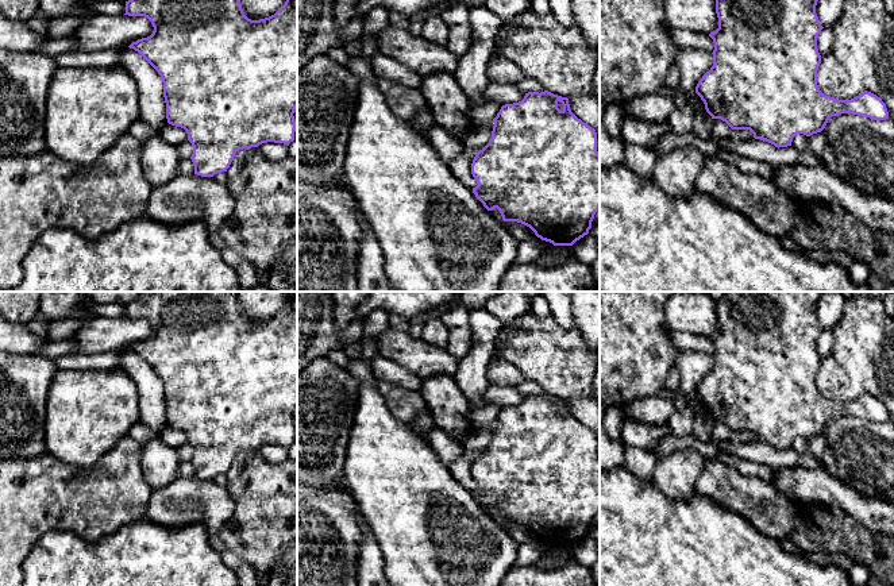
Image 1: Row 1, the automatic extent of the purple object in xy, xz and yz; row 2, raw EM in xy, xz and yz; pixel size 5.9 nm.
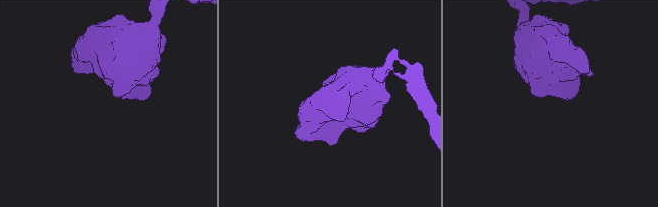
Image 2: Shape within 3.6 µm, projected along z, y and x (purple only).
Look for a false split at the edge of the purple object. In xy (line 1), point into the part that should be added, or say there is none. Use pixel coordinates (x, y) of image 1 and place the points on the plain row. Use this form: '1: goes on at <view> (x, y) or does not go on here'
1: does not go on here

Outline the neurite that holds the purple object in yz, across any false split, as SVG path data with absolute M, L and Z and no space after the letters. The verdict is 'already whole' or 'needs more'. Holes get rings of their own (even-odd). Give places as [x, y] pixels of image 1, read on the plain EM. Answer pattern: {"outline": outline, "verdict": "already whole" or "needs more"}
{"outline": "M725 292L716 300L718 331L709 336L713 342L713 369L695 389L712 421L721 421L732 432L750 432L755 442L775 450L791 448L797 436L810 439L821 435L832 419L852 416L874 423L889 421L886 406L876 397L864 393L851 402L837 402L824 397L817 388L821 358L817 340L824 331L816 316L821 292Z", "verdict": "already whole"}

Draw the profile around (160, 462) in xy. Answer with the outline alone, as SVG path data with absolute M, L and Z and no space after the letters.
M161 436L142 446L140 467L149 486L159 489L174 482L178 475L180 456Z

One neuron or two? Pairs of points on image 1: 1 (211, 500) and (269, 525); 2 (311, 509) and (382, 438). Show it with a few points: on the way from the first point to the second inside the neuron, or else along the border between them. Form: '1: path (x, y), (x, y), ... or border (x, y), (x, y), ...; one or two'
1: border (226, 486), (234, 504), (234, 511), (218, 534); two
2: border (345, 480), (357, 505); two

